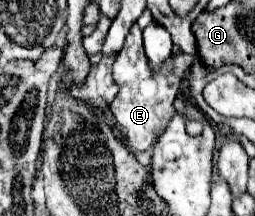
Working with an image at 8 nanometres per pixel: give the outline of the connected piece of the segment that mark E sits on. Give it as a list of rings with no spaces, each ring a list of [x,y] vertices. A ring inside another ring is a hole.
[[[138,24],[130,28],[124,48],[114,60],[114,80],[118,82],[120,92],[112,100],[110,110],[132,150],[136,152],[148,150],[158,140],[158,136],[166,130],[168,122],[176,114],[174,98],[178,94],[180,80],[184,72],[192,66],[192,60],[194,58],[188,54],[178,54],[176,58],[170,58],[166,62],[166,68],[162,68],[162,72],[150,72],[150,68],[146,66],[146,54],[142,52],[142,30],[138,28]]]

